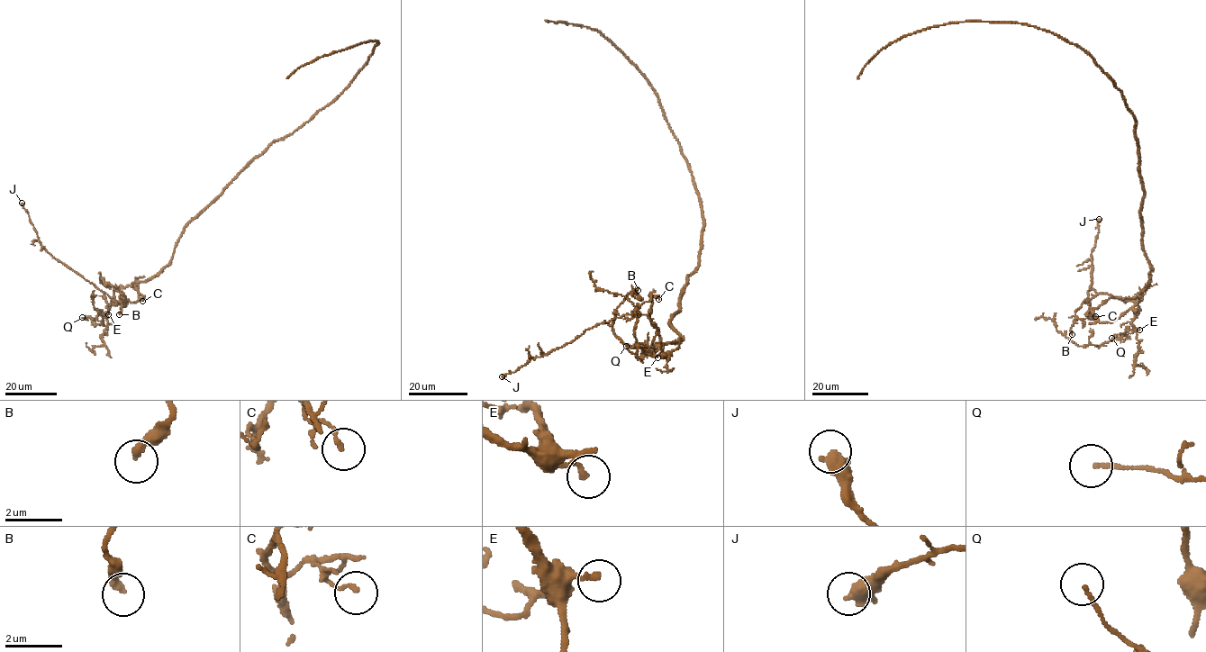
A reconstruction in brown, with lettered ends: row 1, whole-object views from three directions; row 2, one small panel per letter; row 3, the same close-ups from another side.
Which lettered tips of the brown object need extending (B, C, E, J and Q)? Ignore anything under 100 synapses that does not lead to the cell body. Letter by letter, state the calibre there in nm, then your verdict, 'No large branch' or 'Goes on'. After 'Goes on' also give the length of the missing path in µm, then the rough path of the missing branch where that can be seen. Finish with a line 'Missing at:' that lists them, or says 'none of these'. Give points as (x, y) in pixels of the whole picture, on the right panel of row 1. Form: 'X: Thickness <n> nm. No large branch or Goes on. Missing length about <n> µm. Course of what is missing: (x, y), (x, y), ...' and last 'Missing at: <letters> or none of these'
B: Thickness 280 nm. No large branch
C: Thickness 130 nm. No large branch
E: Thickness 180 nm. No large branch
J: Thickness 550 nm. No large branch
Q: Thickness 120 nm. No large branch
Missing at: none of these

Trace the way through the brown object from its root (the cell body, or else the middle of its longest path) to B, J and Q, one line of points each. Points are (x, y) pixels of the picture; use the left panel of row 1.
B: (261, 154), (187, 224), (171, 262), (158, 274), (117, 289), (104, 286), (100, 277), (125, 301), (119, 314)
J: (261, 154), (187, 224), (171, 262), (147, 279), (119, 288), (125, 306), (45, 249), (22, 203)
Q: (261, 154), (187, 224), (171, 262), (147, 279), (117, 289), (104, 314), (98, 313), (93, 319), (82, 317)

